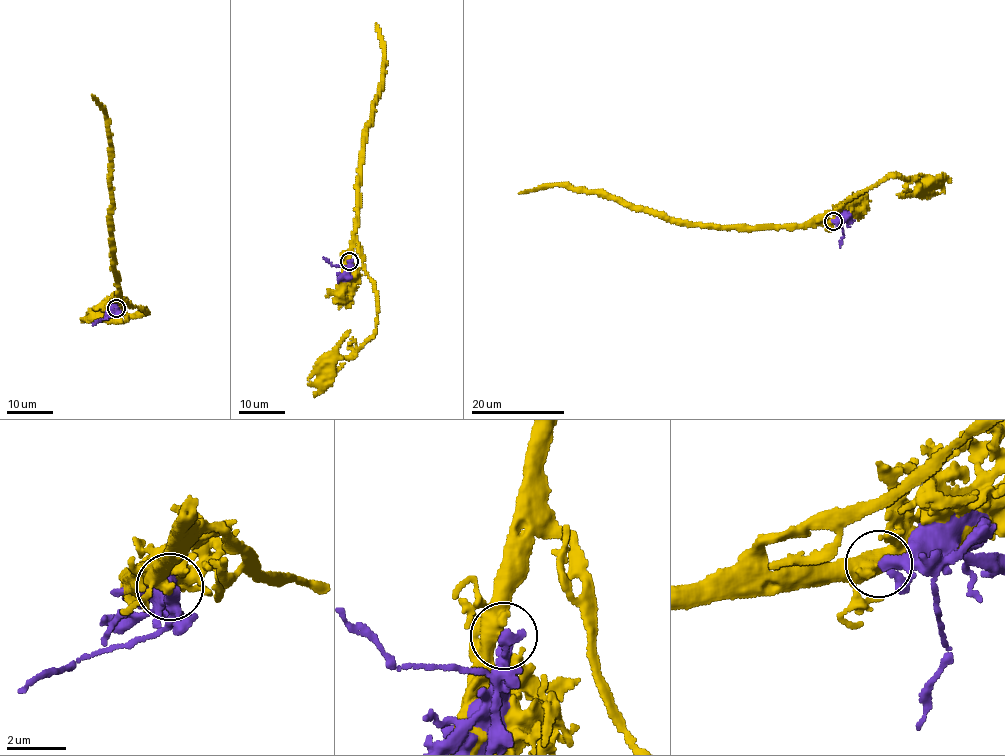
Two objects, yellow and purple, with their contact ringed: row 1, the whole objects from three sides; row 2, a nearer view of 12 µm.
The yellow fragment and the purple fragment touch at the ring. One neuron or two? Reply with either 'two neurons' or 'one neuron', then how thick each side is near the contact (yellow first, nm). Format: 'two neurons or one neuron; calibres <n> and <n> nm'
two neurons; calibres 420 and 380 nm

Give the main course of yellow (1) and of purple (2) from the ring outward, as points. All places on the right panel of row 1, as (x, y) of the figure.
1: (832, 221), (815, 218), (829, 214), (858, 194), (891, 177), (916, 178), (918, 185), (926, 184)
2: (832, 221), (841, 224), (839, 247)

